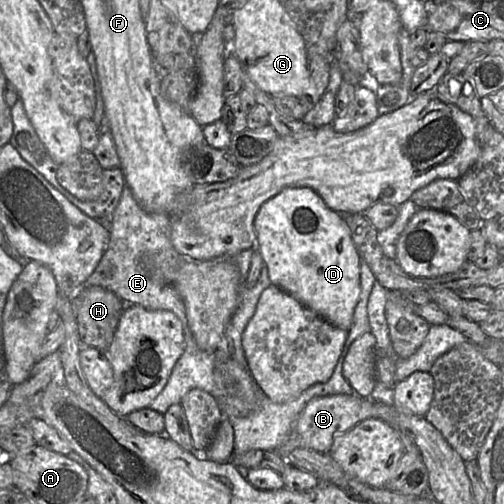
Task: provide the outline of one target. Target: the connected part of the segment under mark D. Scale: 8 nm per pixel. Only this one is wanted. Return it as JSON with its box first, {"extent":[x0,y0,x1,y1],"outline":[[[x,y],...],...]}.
{"extent":[254,187,360,332],"outline":[[[286,187],[262,204],[254,220],[254,229],[256,234],[256,248],[259,250],[264,264],[268,269],[271,284],[284,290],[305,307],[334,326],[348,332],[352,325],[354,309],[360,295],[360,257],[351,240],[349,228],[344,222],[342,214],[331,210],[321,197],[309,187]]]}

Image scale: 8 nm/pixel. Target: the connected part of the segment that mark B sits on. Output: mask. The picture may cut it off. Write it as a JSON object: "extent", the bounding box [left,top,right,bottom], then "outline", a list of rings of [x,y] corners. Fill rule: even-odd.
{"extent":[294,394,398,453],"outline":[[[334,394],[312,398],[300,413],[294,424],[294,431],[300,435],[303,448],[329,453],[334,440],[349,431],[359,422],[368,419],[380,419],[396,429],[398,413],[394,405],[388,406],[374,401],[370,397],[356,394]]]}

